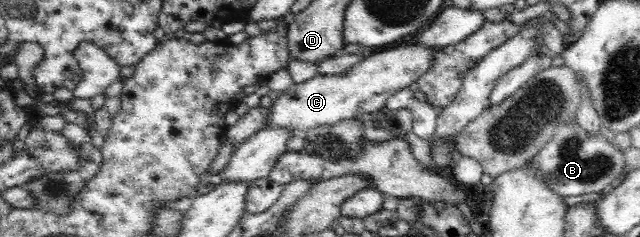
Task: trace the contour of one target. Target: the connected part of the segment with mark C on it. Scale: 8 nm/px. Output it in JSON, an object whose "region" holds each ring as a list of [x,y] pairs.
{"region":[[[399,43],[395,46],[379,49],[362,62],[358,62],[349,72],[342,75],[322,76],[301,84],[294,84],[287,92],[280,93],[275,102],[271,102],[272,112],[264,128],[286,128],[301,134],[318,126],[334,126],[338,122],[359,119],[370,113],[380,111],[396,92],[408,89],[420,76],[429,72],[438,47]]]}

